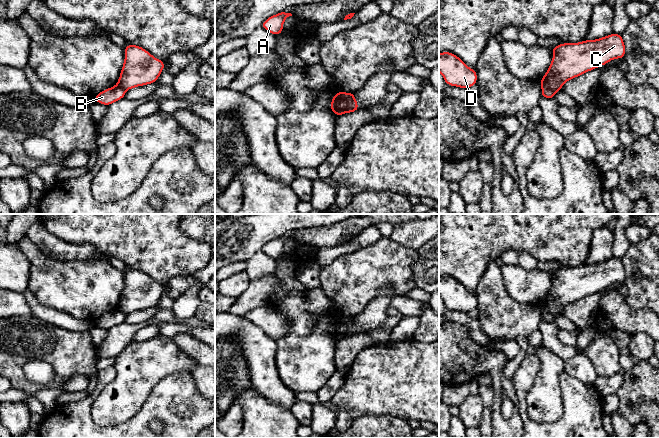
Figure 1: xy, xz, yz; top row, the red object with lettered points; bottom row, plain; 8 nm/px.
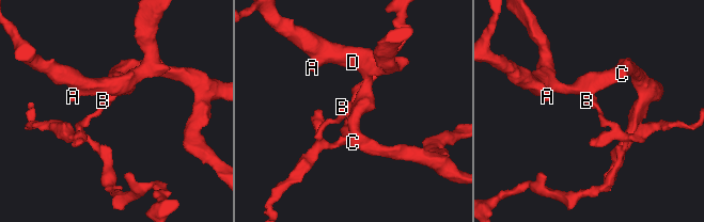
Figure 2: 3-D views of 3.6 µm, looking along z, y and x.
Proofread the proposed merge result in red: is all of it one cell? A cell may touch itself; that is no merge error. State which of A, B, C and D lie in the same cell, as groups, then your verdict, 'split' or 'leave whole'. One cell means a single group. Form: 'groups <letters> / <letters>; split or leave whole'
groups A C D / B; split

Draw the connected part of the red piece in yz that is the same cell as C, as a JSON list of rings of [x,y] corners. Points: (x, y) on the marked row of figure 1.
[[[615,33],[595,40],[584,40],[579,43],[562,43],[551,49],[554,53],[552,62],[545,75],[542,77],[540,84],[542,87],[558,90],[561,90],[562,86],[568,80],[606,65],[613,59],[623,59],[626,53],[622,35]]]

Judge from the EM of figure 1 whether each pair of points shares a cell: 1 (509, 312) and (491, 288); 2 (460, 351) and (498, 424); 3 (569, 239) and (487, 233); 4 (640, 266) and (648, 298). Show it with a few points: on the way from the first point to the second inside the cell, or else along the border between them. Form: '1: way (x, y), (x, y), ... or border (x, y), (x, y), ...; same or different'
1: way (503, 306), (491, 294); same
2: way (481, 360), (498, 377), (497, 403); same
3: way (549, 233), (507, 233); same
4: way (648, 274), (648, 290); same

